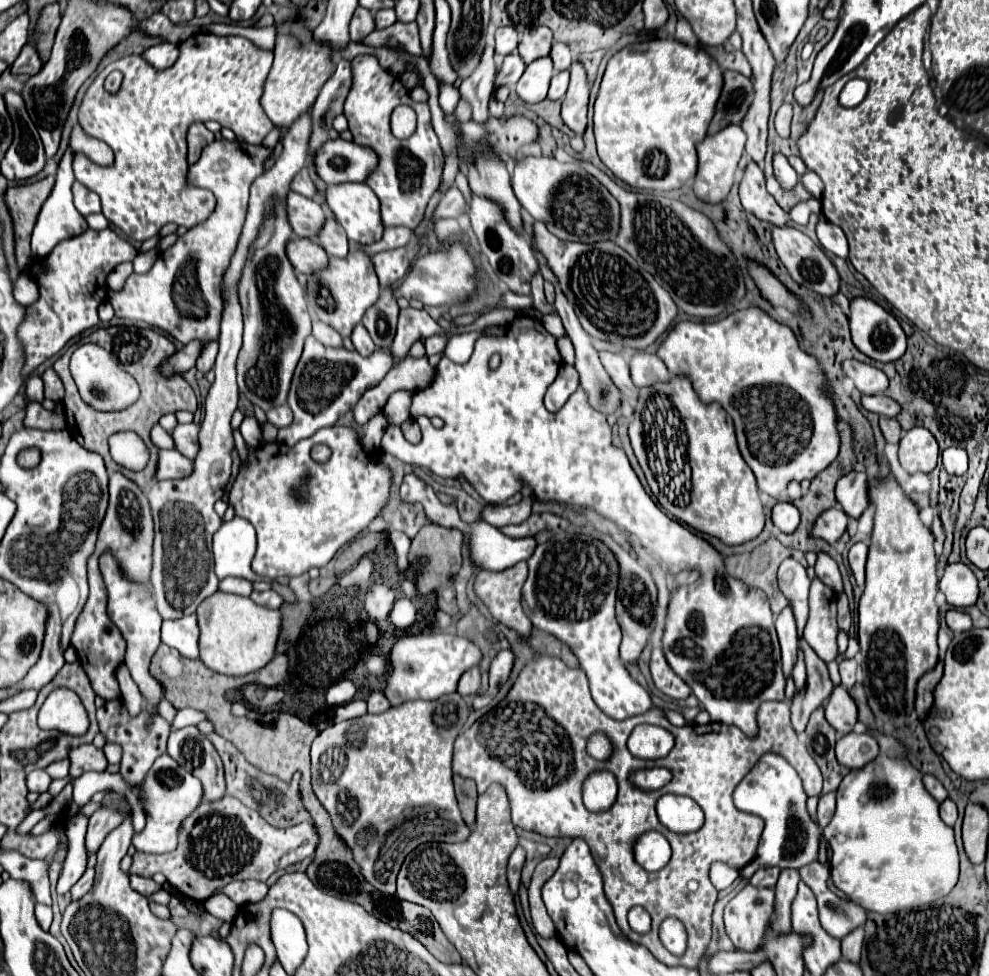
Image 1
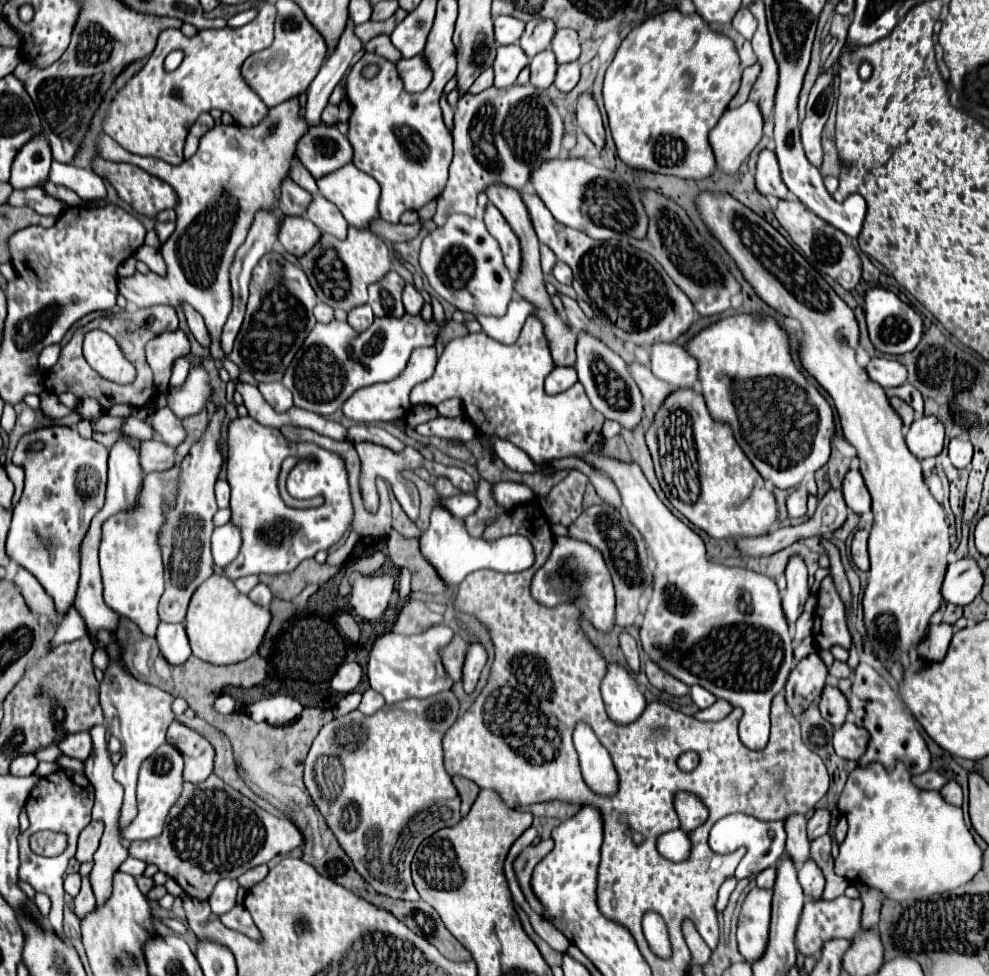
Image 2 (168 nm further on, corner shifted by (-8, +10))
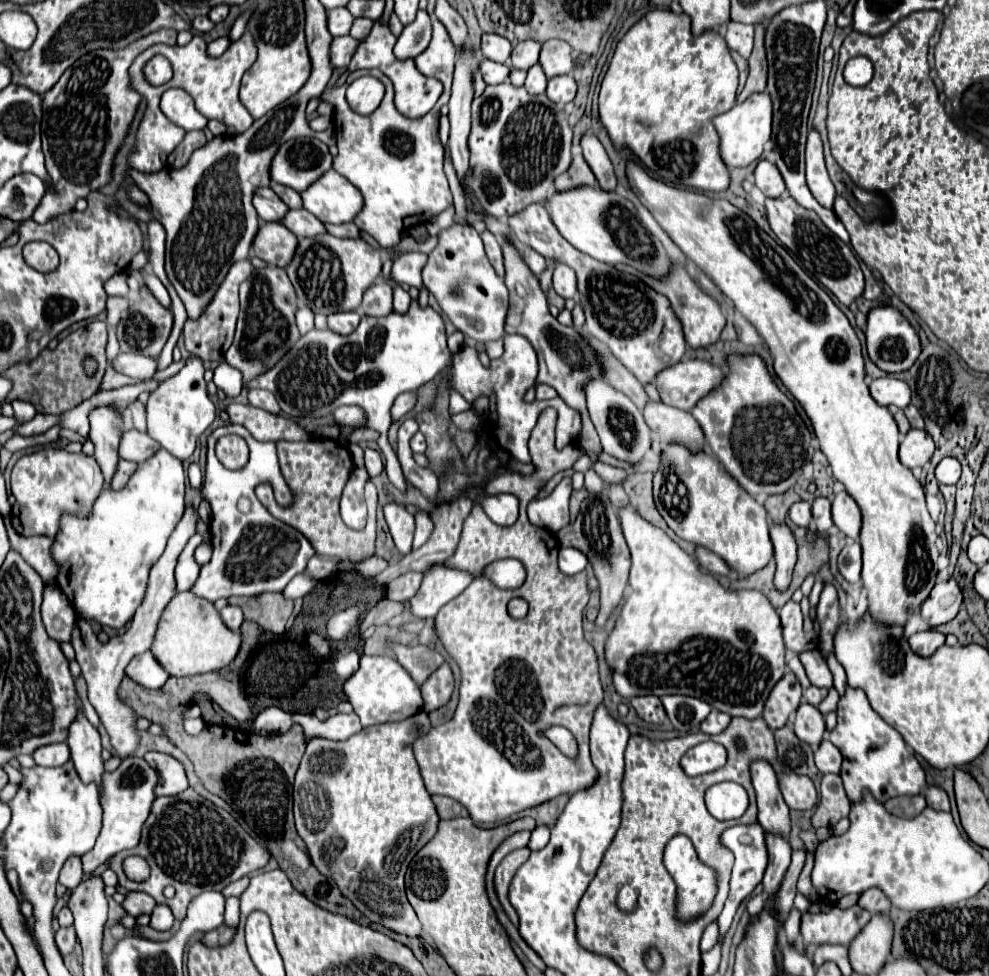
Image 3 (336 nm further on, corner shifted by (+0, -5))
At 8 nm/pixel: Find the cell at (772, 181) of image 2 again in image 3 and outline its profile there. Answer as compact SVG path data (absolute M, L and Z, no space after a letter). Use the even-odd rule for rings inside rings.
M760 160L754 176L756 176L756 186L764 192L764 196L780 198L786 192L786 184L784 184L782 174L778 172L776 164L772 164L768 160Z

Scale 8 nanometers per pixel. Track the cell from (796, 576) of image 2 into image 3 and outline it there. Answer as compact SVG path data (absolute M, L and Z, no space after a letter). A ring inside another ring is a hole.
M786 522L770 524L770 538L774 544L774 560L776 560L776 576L774 584L778 590L786 590L790 586L792 570L796 564L796 538Z

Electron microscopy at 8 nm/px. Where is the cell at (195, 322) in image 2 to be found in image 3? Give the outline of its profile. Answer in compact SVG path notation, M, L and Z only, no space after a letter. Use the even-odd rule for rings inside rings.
M142 270L142 278L144 278L144 284L152 290L152 294L158 298L158 302L162 306L168 306L170 308L170 296L168 296L168 290L164 288L164 284L158 280L158 276L154 276L150 270Z

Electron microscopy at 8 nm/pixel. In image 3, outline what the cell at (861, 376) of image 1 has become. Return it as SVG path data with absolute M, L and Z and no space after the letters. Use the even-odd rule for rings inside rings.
M890 376L872 380L870 394L882 406L894 404L898 408L906 408L906 406L910 406L910 400L912 400L910 386L898 378L890 378Z

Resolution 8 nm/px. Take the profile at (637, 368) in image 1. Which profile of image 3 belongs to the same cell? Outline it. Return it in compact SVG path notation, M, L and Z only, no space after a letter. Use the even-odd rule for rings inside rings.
M682 360L656 378L656 386L664 404L690 412L702 396L722 384L724 370L706 360Z

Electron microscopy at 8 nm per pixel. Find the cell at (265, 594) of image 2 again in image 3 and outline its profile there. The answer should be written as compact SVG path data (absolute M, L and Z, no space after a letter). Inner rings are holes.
M226 606L220 610L220 616L222 616L222 622L232 630L232 632L238 632L240 624L244 622L244 616L242 616L242 610L238 606Z

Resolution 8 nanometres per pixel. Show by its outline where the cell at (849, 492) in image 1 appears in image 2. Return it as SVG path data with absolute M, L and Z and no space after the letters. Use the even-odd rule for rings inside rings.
M850 469L844 477L844 487L842 487L842 493L844 493L844 501L846 505L858 513L858 515L864 515L870 511L870 493L864 485L864 479L862 479L862 473L858 469Z

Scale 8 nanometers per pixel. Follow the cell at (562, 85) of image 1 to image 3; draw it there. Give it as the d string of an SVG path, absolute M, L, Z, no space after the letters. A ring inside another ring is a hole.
M572 74L566 76L556 76L548 80L548 88L546 88L546 96L554 102L570 102L576 96L576 82L572 78Z

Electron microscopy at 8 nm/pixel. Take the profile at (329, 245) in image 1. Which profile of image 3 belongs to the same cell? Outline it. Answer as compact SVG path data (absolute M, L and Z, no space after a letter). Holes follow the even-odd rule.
M300 208L300 210L288 210L286 216L282 218L282 224L292 234L296 234L298 238L310 238L310 236L316 236L316 234L326 232L324 224L314 214L310 214L304 208Z

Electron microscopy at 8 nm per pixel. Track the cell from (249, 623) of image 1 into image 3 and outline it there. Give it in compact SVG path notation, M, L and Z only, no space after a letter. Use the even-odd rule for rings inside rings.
M180 592L164 608L150 652L154 652L154 658L170 676L192 676L218 672L228 666L236 658L240 642L240 632L232 632L222 624L222 618L212 602L196 598L192 592Z

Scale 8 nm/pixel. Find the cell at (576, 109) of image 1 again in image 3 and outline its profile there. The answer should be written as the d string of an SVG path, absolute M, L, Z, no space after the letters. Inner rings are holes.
M584 134L582 138L582 150L584 150L584 158L588 162L588 166L592 168L598 184L602 190L616 190L616 174L614 174L614 166L604 150L604 146L600 144L600 140L592 134Z

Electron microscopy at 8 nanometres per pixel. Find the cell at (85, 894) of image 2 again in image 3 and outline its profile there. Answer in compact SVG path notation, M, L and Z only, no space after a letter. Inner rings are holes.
M60 928L54 934L54 942L56 942L56 946L58 946L58 950L60 950L62 956L72 954L74 944L76 944L76 932L74 932L74 928Z

